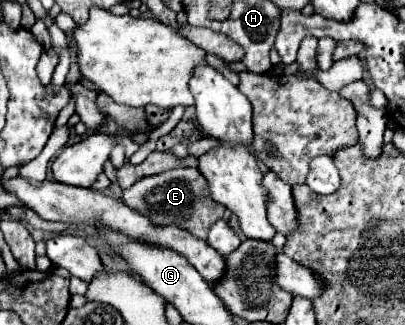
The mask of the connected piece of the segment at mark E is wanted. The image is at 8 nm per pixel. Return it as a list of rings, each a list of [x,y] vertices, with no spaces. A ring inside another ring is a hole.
[[[175,168],[155,176],[147,176],[123,192],[123,202],[129,204],[133,210],[139,210],[143,216],[151,218],[151,222],[185,228],[201,240],[207,238],[207,228],[225,212],[221,204],[215,204],[211,200],[207,182],[197,168]],[[199,196],[207,196],[207,200],[199,200]]]

